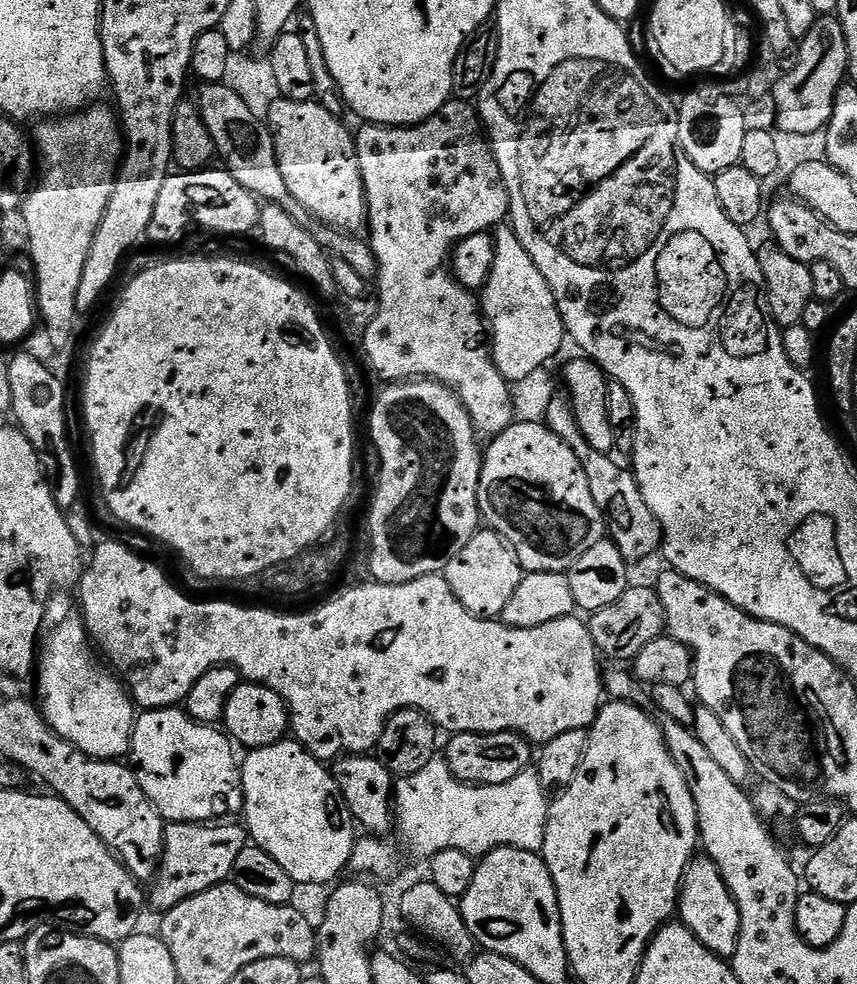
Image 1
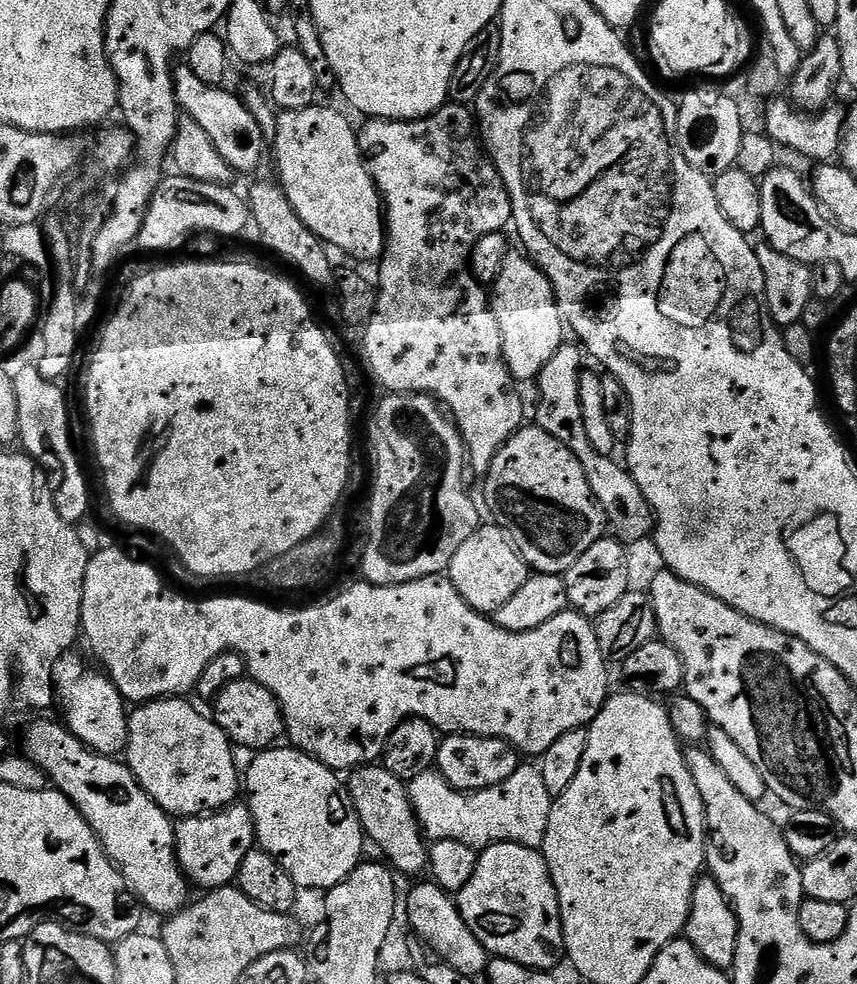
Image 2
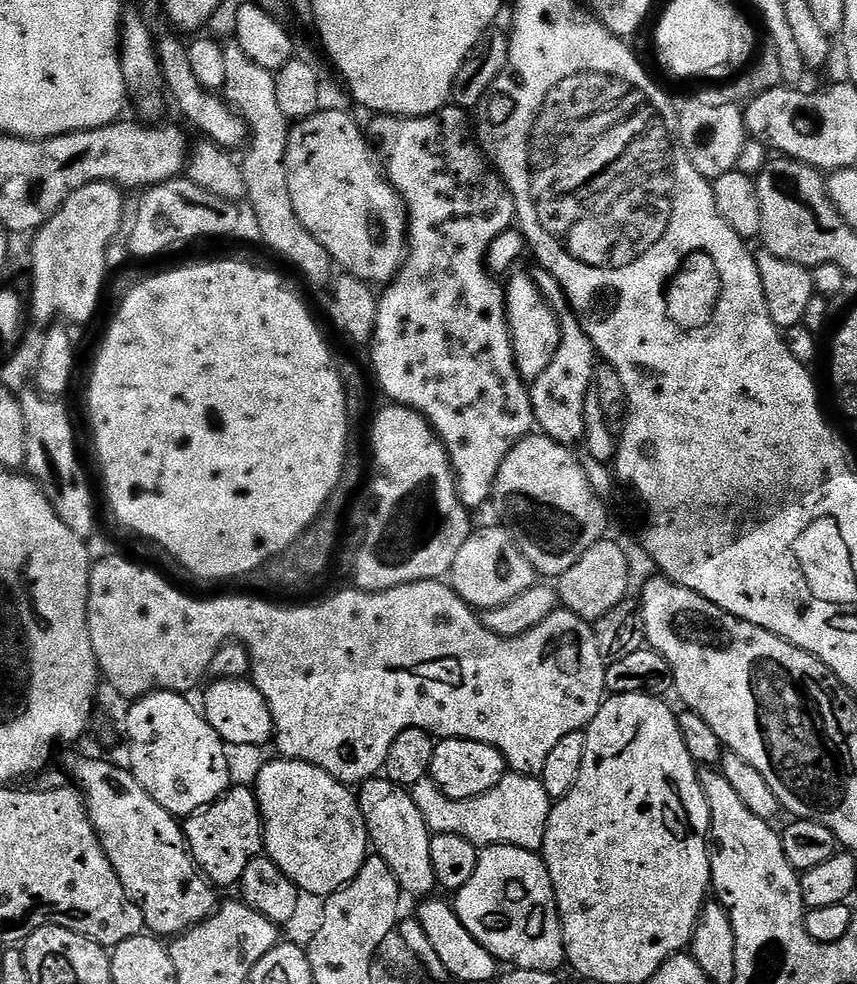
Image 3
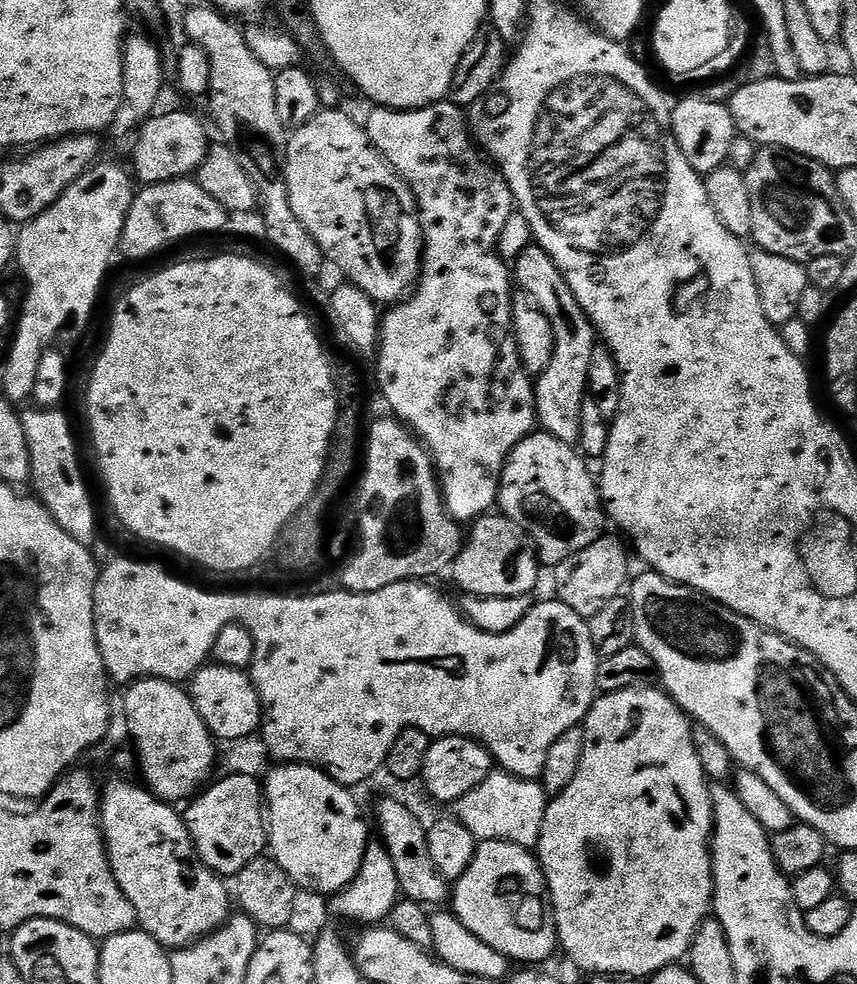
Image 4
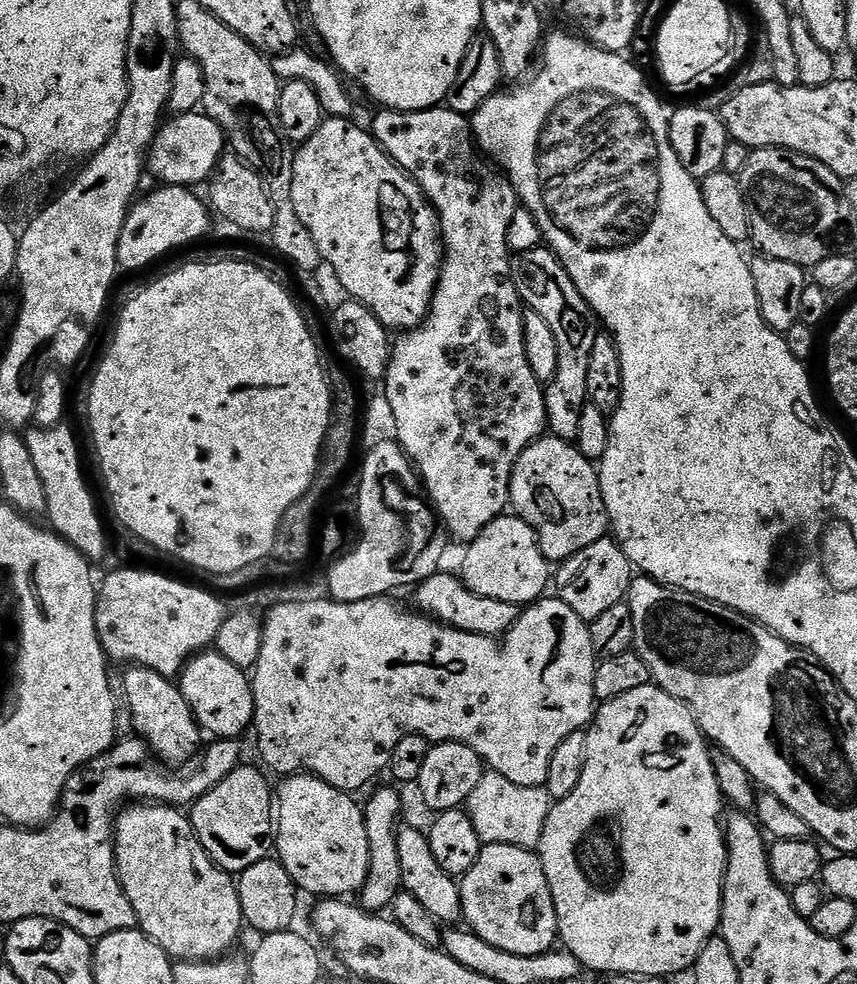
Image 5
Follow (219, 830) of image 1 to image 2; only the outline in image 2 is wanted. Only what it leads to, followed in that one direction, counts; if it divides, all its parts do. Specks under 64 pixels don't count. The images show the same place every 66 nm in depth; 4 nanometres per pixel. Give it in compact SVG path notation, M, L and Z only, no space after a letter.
M244 802L203 816L186 816L176 824L176 863L200 890L229 887L240 873L242 858L256 847L254 818Z

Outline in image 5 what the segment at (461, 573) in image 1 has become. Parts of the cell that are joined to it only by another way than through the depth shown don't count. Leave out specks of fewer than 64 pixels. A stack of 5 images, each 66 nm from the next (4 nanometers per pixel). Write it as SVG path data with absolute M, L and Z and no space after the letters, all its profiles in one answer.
M501 514L488 523L464 552L464 585L482 598L514 602L521 606L535 604L550 588L550 564L540 549L540 539L525 520L515 514Z

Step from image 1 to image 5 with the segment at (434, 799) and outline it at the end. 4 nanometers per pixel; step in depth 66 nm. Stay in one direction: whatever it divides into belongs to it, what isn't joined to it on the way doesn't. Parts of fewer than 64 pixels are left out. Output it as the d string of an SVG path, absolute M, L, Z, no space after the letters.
M488 770L485 771L482 782L478 782L474 794L470 794L466 811L474 822L474 830L478 830L481 845L505 844L536 850L539 849L546 818L553 803L547 788L518 786L515 782L510 782L510 778L502 778L502 774Z

